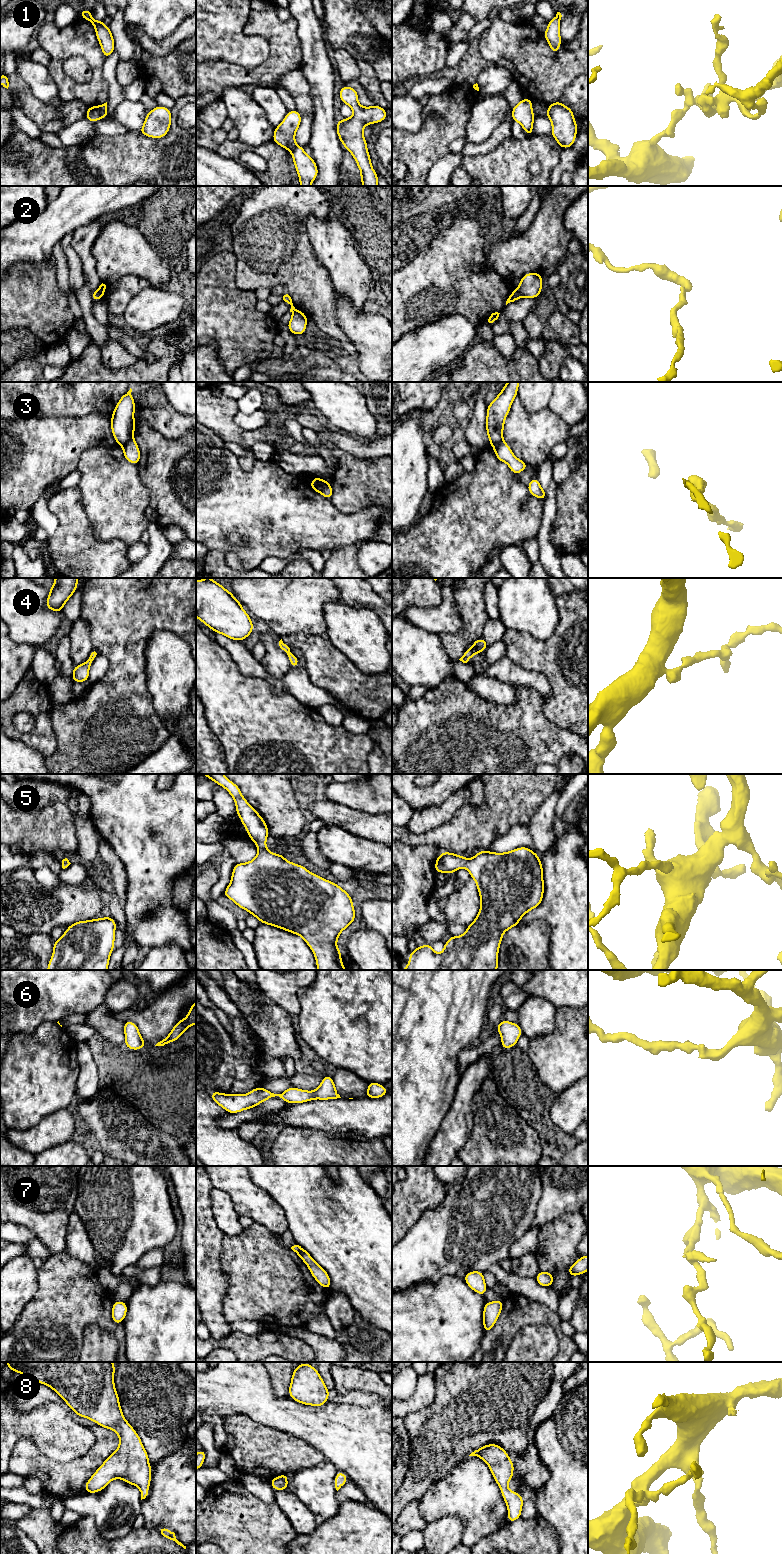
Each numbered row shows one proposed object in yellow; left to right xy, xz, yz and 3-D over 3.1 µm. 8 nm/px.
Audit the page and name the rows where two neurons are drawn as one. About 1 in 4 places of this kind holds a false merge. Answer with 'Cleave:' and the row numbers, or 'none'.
Cleave: 1, 2, 3

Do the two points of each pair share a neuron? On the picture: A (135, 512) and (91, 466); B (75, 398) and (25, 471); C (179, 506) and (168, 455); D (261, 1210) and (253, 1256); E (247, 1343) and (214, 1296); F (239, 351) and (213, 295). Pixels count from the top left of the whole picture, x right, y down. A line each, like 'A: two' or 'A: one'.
A: one
B: two
C: one
D: two
E: two
F: one

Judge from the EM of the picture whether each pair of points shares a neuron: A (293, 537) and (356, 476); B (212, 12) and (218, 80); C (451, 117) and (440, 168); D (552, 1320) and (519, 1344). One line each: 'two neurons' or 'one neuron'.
A: two neurons
B: two neurons
C: two neurons
D: two neurons

